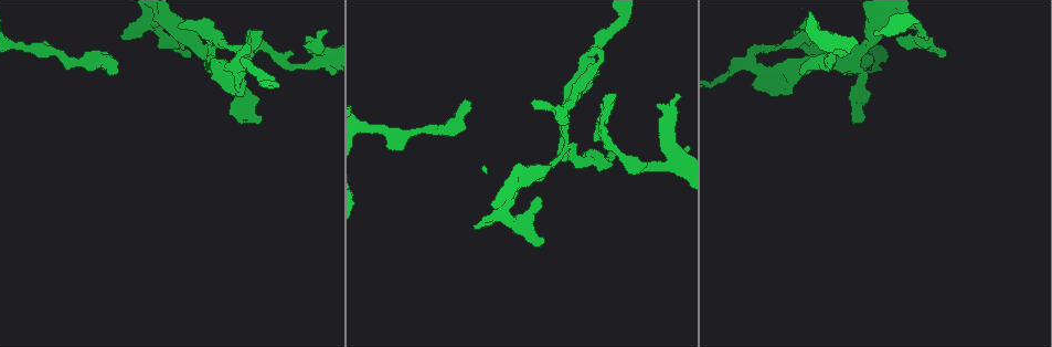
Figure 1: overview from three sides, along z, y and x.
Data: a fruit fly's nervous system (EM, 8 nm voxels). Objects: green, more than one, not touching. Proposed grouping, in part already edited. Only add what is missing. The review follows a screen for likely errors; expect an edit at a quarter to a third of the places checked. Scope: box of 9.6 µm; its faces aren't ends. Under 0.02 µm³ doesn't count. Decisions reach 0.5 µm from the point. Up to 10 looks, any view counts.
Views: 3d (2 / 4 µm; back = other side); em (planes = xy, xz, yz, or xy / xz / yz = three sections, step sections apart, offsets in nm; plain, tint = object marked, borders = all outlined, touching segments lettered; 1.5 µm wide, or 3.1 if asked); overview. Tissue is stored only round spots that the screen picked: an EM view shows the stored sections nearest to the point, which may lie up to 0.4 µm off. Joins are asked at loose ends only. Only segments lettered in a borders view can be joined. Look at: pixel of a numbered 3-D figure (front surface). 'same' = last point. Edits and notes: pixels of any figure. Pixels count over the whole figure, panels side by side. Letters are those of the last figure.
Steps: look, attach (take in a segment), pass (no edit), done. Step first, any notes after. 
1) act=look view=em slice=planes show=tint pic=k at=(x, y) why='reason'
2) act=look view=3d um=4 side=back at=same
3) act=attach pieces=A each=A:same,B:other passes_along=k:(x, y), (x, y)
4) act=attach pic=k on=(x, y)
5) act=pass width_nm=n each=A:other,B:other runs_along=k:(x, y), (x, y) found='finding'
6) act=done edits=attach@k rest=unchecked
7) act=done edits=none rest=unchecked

act=look view=3d um=2 pic=1 at=(796, 29) why='free end'

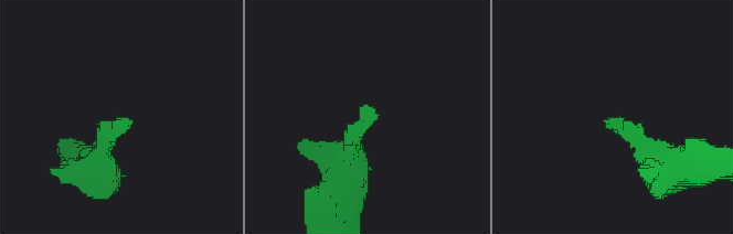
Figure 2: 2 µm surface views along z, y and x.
act=look view=em slice=planes show=borders pic=2 at=(129, 122)

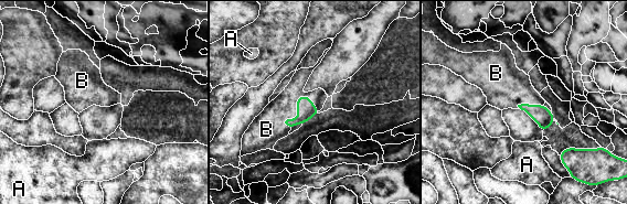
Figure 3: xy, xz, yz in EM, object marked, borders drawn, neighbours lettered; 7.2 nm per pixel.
act=attach pieces=B each=A:other,B:same passes_along=3:(306, 108), (296, 106), (268, 126) found='it goes on there'

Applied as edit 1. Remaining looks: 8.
act=look view=overview why='see it whole again'

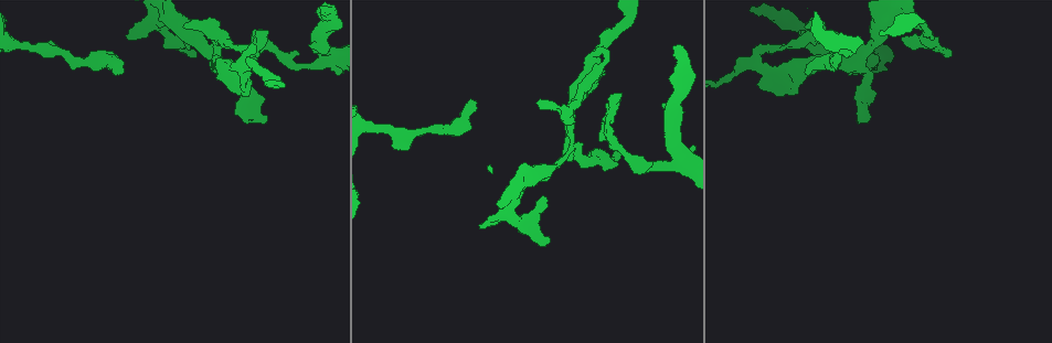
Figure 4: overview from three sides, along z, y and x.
act=look view=em slice=planes show=plain pic=4 at=(594, 88) why='an open end'

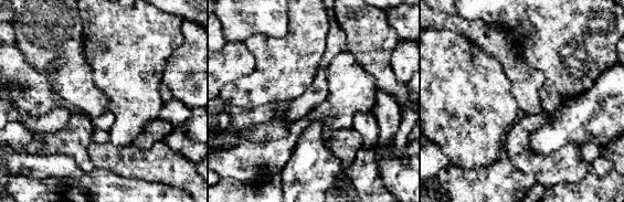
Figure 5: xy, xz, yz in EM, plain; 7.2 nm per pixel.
act=look view=em slice=planes show=tint at=same why='where the object lies'

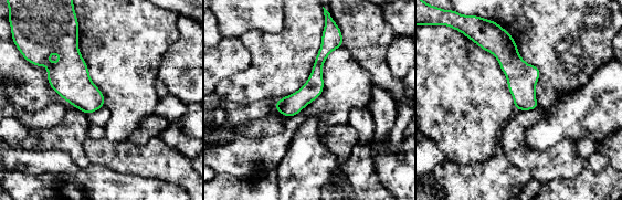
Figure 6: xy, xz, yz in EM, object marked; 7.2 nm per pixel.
act=look view=em slice=planes show=borders at=same

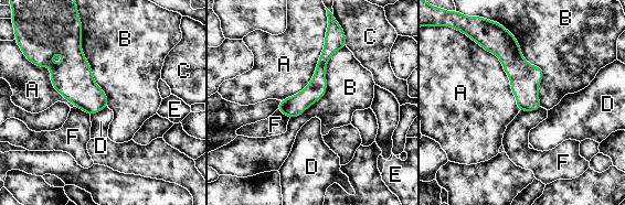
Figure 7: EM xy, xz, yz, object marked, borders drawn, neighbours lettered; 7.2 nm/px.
act=pass width_nm=160 each=A:other,B:other,C:other,D:other,E:other,F:other runs_along=7:(329, 38), (318, 84), (288, 114) found='none of them fits'

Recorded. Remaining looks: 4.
act=look view=3d um=2 pic=4 at=(808, 75) why='an open end'

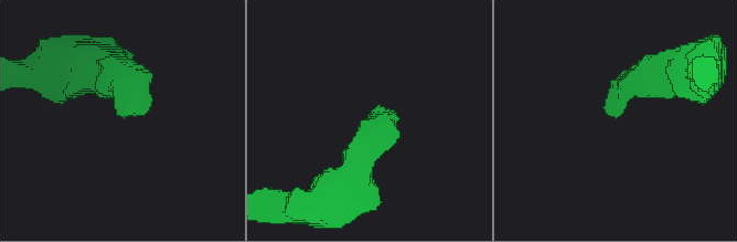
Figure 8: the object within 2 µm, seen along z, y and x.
act=look view=em slice=xz step=4 show=tint pic=8 at=(395, 113)

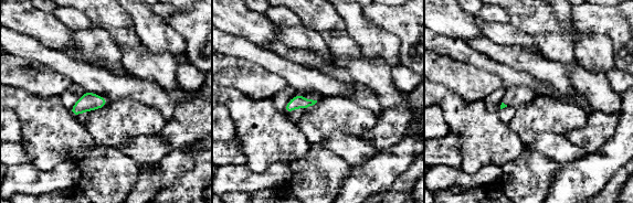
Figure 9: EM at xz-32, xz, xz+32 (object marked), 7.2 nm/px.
act=look view=em slice=planes show=borders at=same

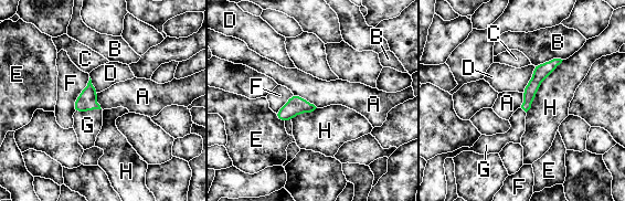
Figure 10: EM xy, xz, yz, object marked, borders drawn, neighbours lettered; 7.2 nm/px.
act=attach pieces=G each=A:other,B:other,C:other,D:other,E:other,F:other,G:same,H:other passes_along=10:(86, 101), (87, 110), (87, 125) found='it goes on there'

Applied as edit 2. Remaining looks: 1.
act=done edits=attach@3,attach@10 rest=unchecked

